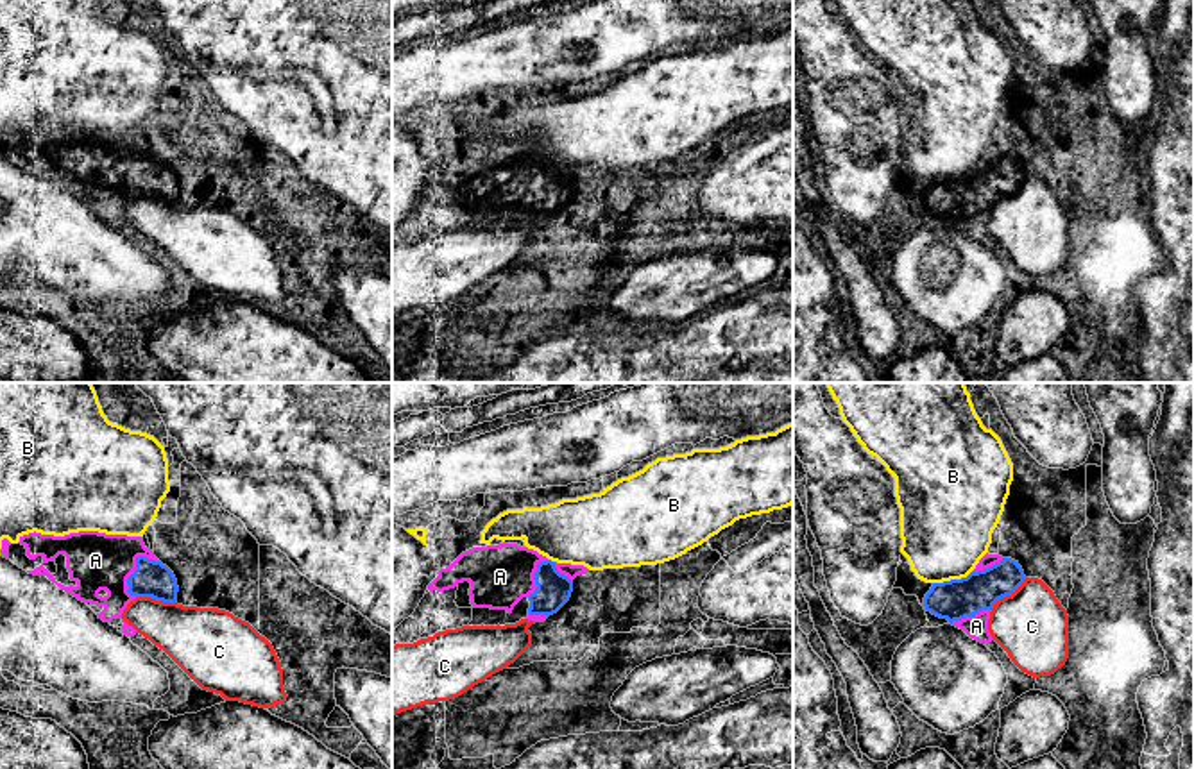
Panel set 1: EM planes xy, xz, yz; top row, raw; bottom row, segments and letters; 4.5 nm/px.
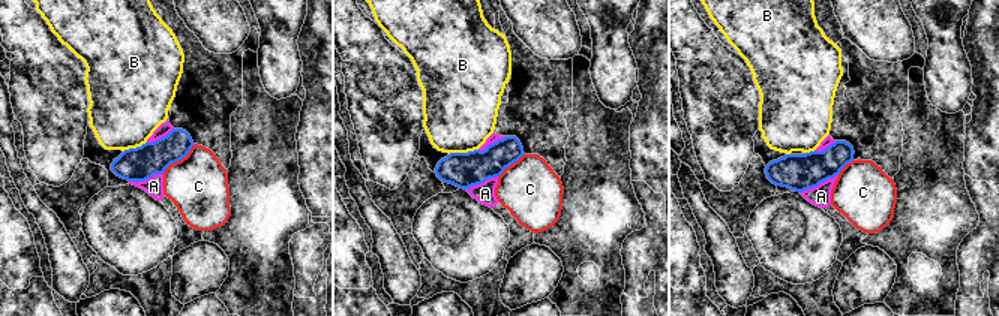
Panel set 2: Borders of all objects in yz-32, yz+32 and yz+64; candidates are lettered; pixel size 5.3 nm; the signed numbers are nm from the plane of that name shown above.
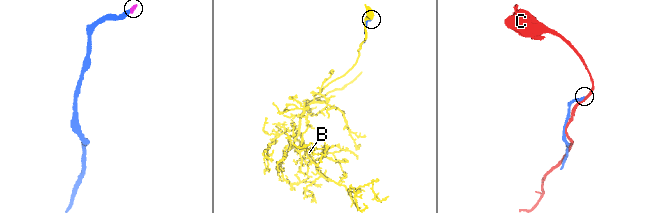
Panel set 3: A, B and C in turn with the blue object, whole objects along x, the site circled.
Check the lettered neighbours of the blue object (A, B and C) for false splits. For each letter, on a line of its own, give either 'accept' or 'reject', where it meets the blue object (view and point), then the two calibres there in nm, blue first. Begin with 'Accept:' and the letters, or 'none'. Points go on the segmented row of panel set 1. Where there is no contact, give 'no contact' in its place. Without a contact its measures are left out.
Accept: A
A: accept; contact xy (136, 567); calibres 160 and 260 nm
B: reject; contact yz (951, 580); calibres 180 and 420 nm
C: reject; contact xy (156, 599); calibres 160 and 280 nm

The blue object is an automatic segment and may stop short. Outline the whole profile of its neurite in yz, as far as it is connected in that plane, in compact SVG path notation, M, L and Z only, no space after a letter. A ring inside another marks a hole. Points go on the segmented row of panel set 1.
M986 553L967 578L933 583L924 606L970 638L990 644L994 638L988 631L988 619L994 604L1011 596L1024 578L1019 562Z

